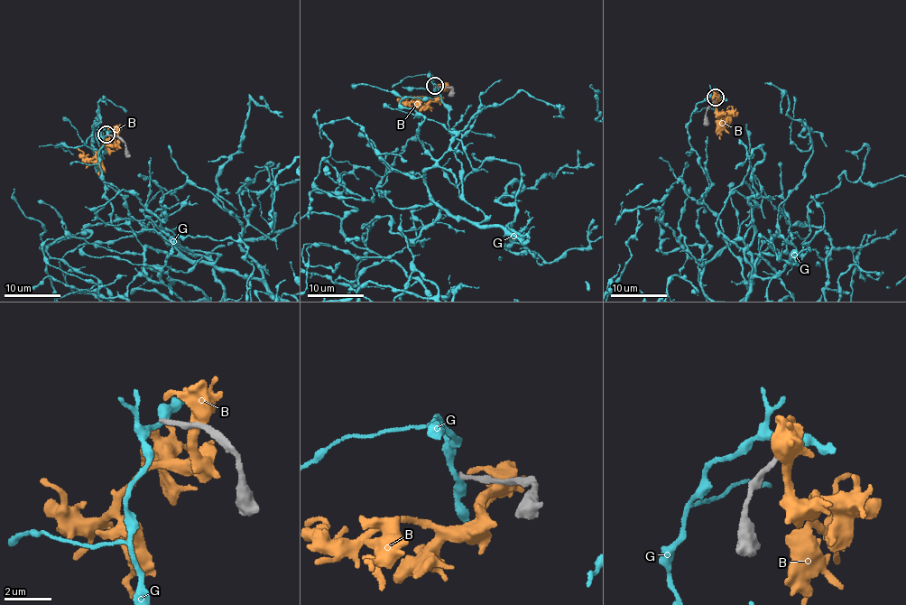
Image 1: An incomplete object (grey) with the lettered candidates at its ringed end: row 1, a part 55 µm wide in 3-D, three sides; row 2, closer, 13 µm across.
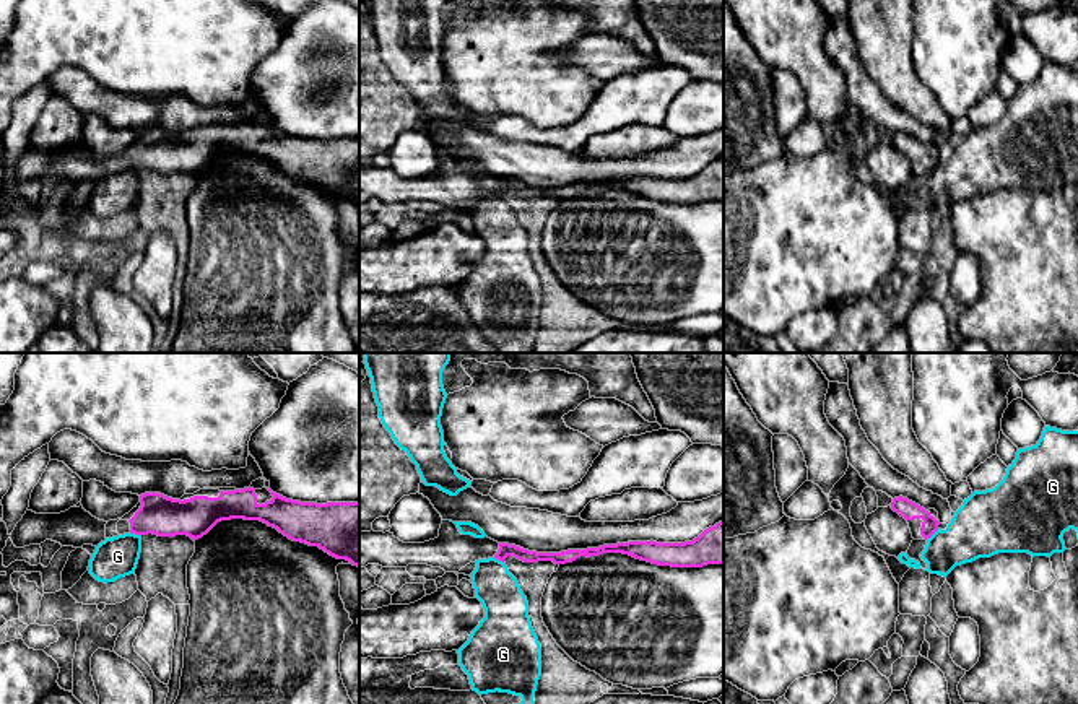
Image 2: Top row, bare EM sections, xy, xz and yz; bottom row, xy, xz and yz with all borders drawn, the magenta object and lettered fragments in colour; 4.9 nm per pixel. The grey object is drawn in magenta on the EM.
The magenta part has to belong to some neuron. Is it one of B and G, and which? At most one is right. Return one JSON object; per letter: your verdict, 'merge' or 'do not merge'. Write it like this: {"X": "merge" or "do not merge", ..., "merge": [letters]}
{"B": "do not merge", "G": "do not merge", "merge": []}

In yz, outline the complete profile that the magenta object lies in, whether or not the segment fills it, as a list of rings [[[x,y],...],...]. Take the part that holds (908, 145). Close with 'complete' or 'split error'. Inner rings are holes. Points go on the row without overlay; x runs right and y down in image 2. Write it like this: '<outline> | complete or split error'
[[[894,133],[891,145],[907,156],[914,176],[927,176],[938,166],[940,158],[907,133]]] | split error

